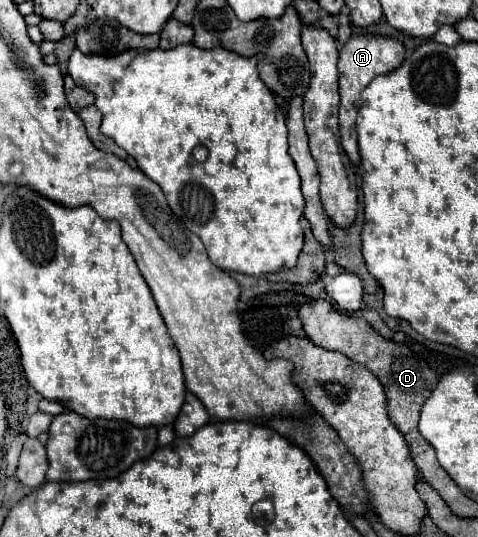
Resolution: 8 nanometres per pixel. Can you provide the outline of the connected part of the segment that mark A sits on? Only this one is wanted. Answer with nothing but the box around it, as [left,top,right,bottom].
[338,34,404,164]

